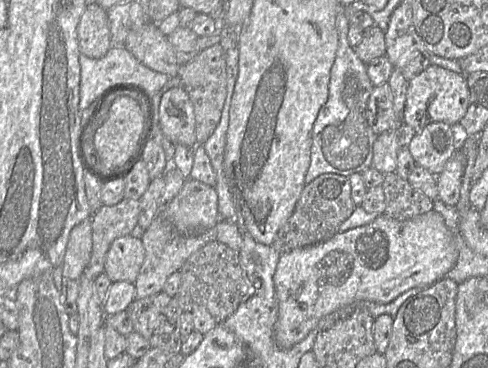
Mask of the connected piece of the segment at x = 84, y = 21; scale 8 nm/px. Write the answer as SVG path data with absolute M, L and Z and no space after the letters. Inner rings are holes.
M88 2L77 26L79 51L93 59L104 57L112 46L106 11L96 2Z

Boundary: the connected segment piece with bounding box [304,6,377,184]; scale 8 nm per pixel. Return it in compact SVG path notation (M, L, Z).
M344 6L337 13L336 28L339 41L330 71L328 99L320 108L312 129L311 161L305 175L305 184L325 173L349 177L372 167L373 144L377 135L367 122L366 108L374 86L367 75L366 64L349 44L349 21Z

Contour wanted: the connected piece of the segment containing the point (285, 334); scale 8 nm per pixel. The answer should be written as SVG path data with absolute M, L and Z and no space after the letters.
M434 209L405 221L379 214L367 225L336 232L326 241L282 254L273 276L278 303L274 340L278 347L289 349L302 341L323 317L339 309L365 302L390 303L411 288L429 287L455 266L458 254L457 236Z

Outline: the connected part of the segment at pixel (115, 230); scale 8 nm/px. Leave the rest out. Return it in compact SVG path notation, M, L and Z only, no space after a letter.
M124 198L115 205L104 205L92 217L93 249L83 275L95 280L104 272L107 251L118 237L130 235L138 223L140 203L136 199Z

